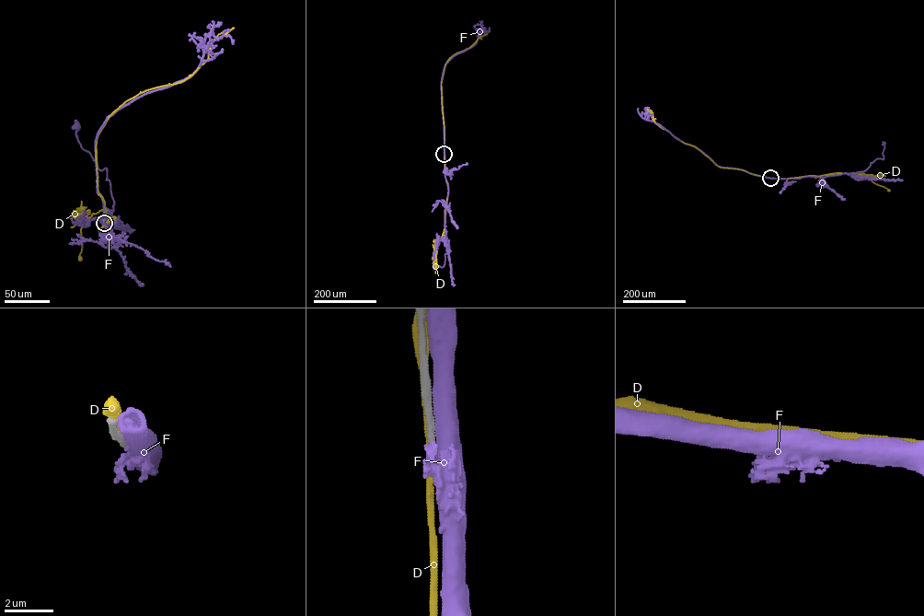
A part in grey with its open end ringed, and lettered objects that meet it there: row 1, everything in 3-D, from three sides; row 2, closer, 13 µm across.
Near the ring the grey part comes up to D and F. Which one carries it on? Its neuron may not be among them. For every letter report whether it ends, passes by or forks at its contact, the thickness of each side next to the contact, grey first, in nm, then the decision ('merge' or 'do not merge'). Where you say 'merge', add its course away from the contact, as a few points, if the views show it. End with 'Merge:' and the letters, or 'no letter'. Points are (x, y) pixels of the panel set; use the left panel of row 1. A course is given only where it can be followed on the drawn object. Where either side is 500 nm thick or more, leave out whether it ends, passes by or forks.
D: it passes by; 320 nm thick on the grey side, 300 nm on the other; do not merge
F: 300 nm thick on the grey side, 550 nm on the other; do not merge
Merge: no letter

